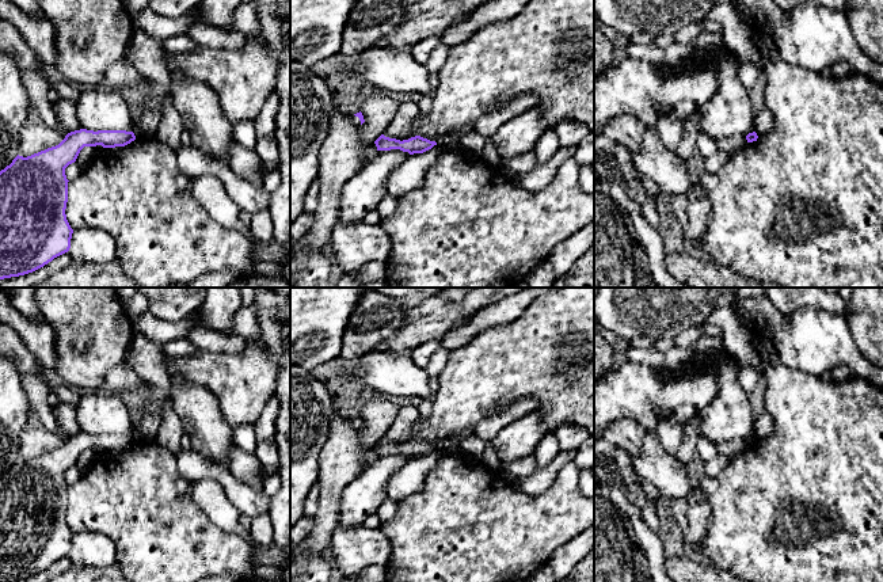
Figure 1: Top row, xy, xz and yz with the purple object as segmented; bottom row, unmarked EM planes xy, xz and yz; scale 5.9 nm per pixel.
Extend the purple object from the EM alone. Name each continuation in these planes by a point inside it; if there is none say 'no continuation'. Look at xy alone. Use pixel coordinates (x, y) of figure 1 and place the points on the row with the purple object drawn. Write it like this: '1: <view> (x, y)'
no continuation

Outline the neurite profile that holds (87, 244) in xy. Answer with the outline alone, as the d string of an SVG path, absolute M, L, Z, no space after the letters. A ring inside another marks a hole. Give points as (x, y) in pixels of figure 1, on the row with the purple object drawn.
M79 228L72 233L68 252L73 260L109 263L117 258L117 243L100 228Z

